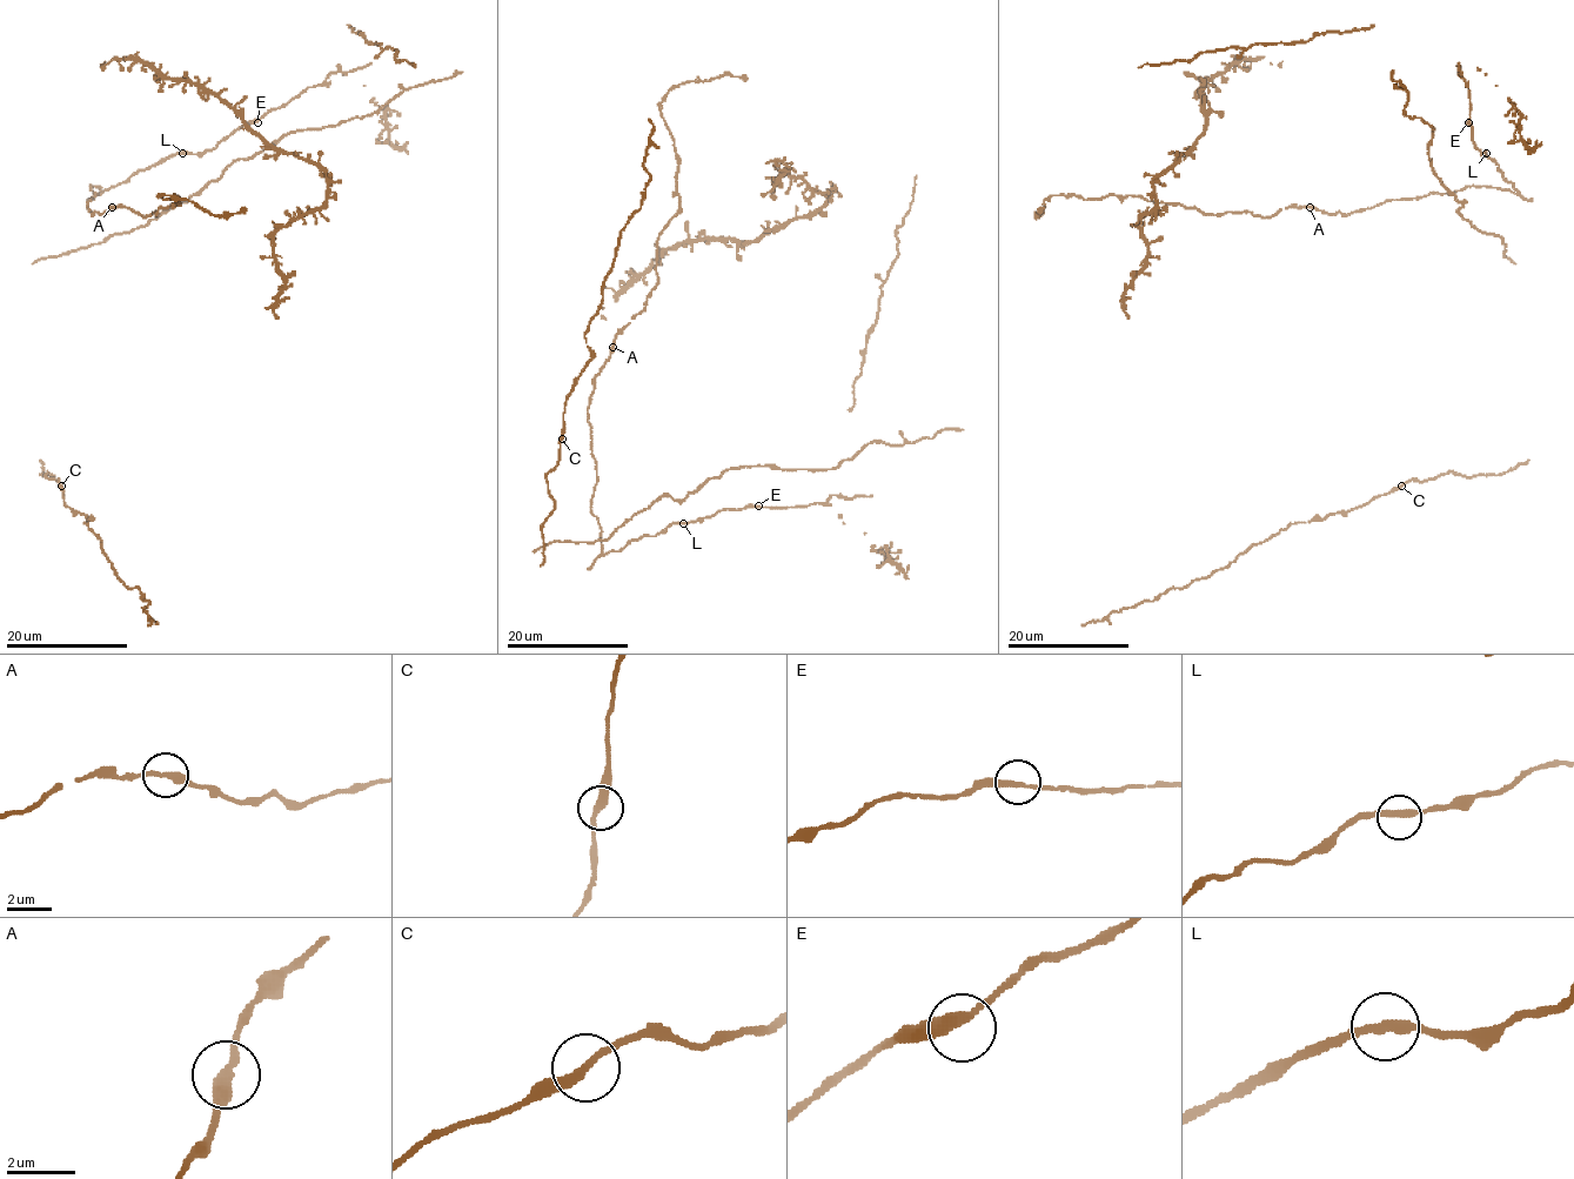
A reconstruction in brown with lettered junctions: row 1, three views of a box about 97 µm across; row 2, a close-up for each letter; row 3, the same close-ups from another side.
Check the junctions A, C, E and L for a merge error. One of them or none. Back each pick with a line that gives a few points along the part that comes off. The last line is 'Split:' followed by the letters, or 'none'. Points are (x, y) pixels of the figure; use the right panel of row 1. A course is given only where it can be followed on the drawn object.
Split: none

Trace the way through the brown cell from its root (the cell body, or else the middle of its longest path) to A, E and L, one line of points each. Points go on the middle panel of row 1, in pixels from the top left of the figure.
A: (647, 536), (604, 554), (601, 527), (590, 508), (596, 461), (588, 408), (594, 379), (611, 347)
E: (647, 536), (656, 536), (672, 523), (710, 517), (722, 510), (758, 506)
L: (647, 536), (656, 536), (672, 523), (683, 523)

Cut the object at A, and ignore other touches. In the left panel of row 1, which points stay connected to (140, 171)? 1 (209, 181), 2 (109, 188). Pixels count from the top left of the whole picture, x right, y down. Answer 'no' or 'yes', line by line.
1: yes
2: yes

